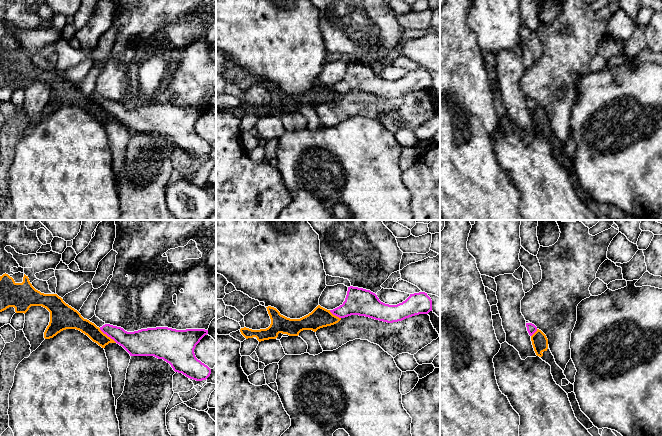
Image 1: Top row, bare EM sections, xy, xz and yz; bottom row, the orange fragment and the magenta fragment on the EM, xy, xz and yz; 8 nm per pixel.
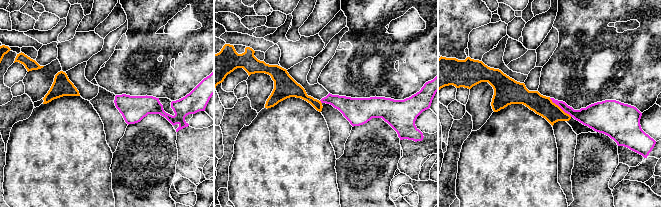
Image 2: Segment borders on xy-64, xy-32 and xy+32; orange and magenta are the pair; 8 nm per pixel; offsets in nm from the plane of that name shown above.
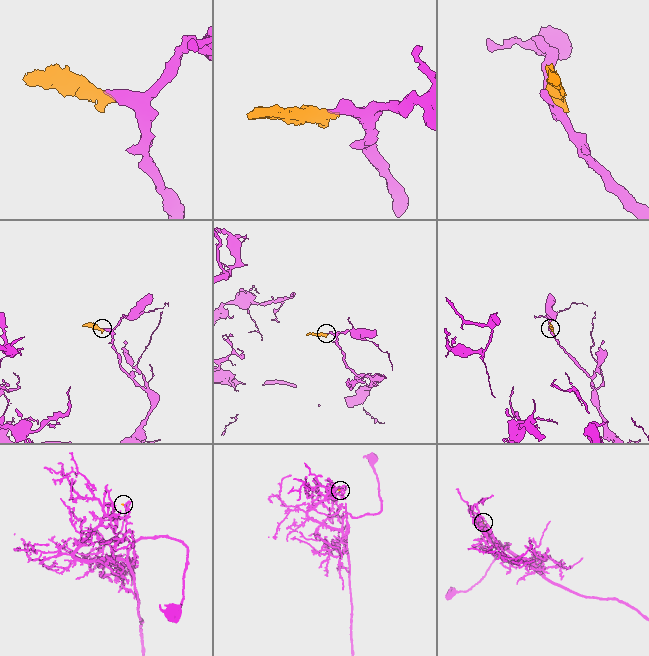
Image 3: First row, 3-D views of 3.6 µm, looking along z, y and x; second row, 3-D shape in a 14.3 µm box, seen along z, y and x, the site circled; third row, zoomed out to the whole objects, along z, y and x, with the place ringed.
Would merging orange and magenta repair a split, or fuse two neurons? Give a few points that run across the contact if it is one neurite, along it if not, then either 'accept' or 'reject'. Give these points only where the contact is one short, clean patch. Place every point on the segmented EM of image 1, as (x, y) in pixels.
line xy (99, 328), (116, 342); reject

